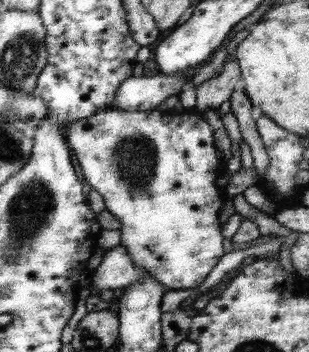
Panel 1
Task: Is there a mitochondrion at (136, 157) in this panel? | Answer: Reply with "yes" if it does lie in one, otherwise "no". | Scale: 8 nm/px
yes

